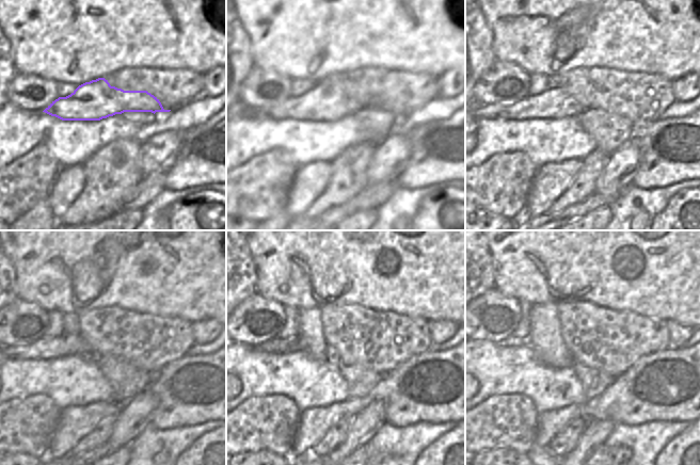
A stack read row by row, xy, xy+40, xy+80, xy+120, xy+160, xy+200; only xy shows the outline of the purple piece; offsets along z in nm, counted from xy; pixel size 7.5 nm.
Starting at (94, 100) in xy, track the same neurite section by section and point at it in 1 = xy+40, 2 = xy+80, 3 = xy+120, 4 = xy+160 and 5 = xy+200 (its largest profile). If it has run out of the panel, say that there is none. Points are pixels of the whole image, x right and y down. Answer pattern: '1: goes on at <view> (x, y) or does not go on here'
1: goes on at xy+40 (327, 100)
2: goes on at xy+80 (553, 103)
3: goes on at xy+120 (45, 348)
4: goes on at xy+160 (275, 346)
5: goes on at xy+200 (509, 341)

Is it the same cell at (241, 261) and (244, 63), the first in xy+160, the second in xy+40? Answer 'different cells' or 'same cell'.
same cell

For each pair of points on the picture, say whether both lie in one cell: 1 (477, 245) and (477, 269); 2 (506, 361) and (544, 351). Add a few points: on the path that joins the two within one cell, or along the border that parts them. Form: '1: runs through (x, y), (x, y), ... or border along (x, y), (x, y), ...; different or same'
1: runs through (477, 251), (477, 263); same
2: border along (527, 341), (542, 363), (556, 367); different

